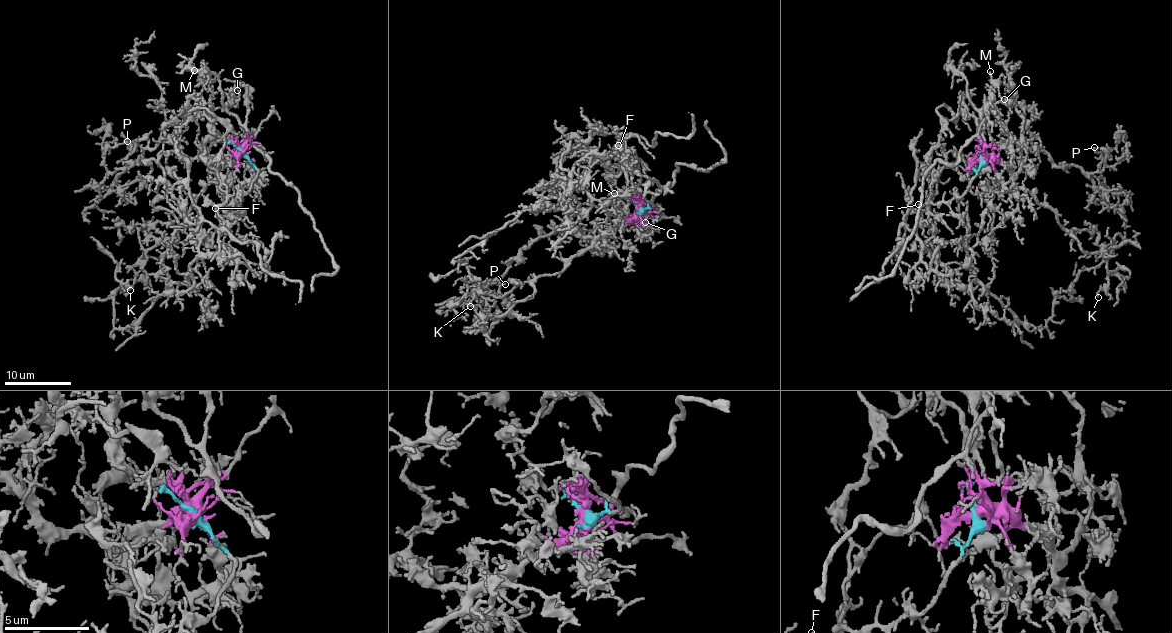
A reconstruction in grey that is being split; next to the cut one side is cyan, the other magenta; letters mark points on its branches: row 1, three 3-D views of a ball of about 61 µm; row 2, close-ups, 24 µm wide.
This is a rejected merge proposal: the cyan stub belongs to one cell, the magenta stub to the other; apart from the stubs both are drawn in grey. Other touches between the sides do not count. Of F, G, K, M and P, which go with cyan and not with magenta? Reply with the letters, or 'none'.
F

